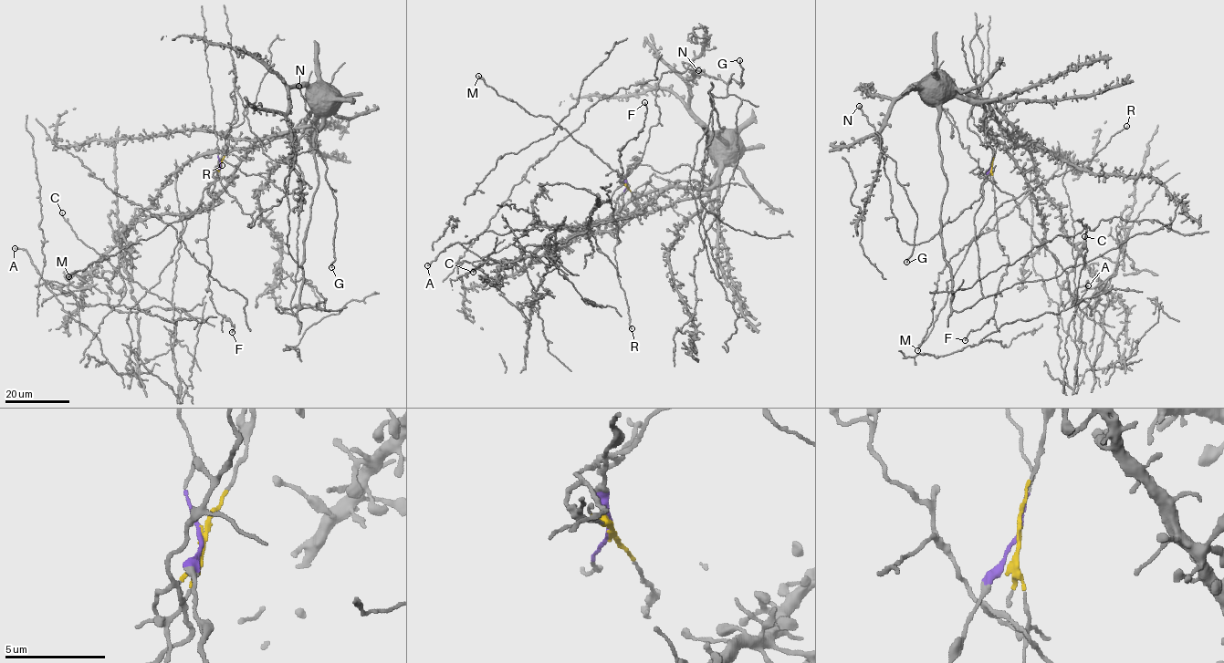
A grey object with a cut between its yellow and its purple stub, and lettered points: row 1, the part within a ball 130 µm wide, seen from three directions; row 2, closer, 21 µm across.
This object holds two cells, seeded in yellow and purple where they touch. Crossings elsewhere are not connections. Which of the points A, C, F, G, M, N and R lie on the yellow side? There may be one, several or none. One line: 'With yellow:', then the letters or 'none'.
With yellow: A, C, F, M, R

